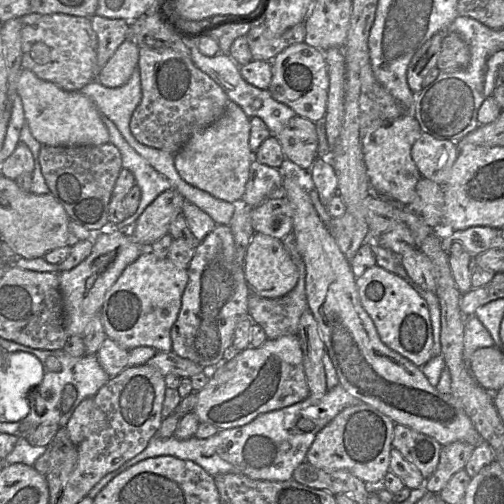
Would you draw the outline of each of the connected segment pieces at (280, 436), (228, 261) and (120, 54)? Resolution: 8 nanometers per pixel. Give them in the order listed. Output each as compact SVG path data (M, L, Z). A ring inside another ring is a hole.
M340 384L327 391L322 397L309 395L305 400L291 406L267 412L257 416L250 423L231 429L220 429L215 435L199 439L193 436L189 439L178 439L175 436L162 438L157 433L150 439L148 446L141 453L122 464L118 469L106 474L89 491L88 496L94 499L96 495L113 478L138 462L157 456L174 456L183 460L190 460L201 466L211 476L217 474L241 474L254 480L287 481L293 479L295 469L306 460L306 454L316 435L330 423L342 410L347 407L363 403L350 395Z
M216 225L197 245L189 264L181 309L171 330L171 351L203 367L203 371L212 370L234 357L238 353L232 349L234 333L237 324L249 317L250 291L229 226Z
M126 39L99 71L99 83L108 88L123 86L137 67L138 60L139 47Z

